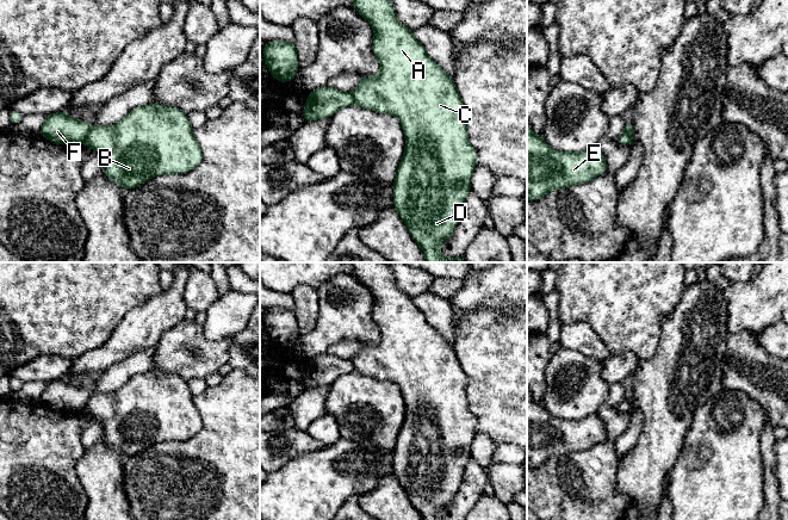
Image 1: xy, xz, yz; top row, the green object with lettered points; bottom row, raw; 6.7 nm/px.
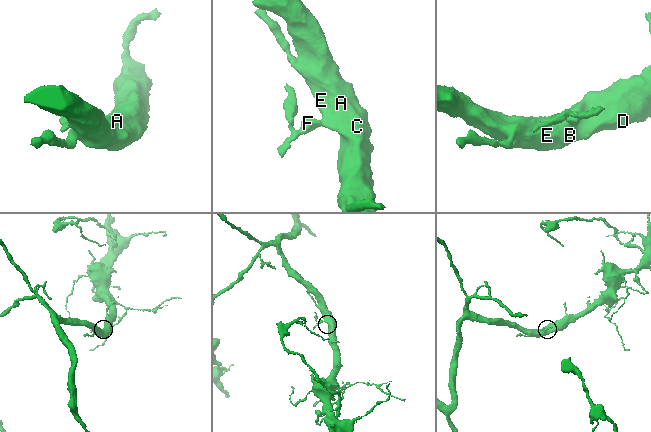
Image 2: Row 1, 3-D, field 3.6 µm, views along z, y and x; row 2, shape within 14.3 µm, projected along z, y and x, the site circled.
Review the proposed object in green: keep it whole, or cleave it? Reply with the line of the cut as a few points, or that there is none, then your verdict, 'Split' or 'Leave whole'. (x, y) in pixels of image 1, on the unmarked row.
Split along xy (92, 394), (84, 409). Split

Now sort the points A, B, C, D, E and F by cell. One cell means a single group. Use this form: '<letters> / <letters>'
A B C D E / F

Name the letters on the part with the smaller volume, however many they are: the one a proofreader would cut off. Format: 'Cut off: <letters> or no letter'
Cut off: F

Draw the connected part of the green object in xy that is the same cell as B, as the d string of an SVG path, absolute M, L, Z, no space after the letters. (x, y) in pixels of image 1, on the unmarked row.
M148 371L132 376L113 392L92 394L85 410L98 419L107 446L124 457L165 441L184 441L197 434L203 420L187 382L178 374Z

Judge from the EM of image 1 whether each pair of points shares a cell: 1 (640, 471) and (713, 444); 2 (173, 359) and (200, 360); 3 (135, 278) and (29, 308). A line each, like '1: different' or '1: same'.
1: different
2: same
3: same

